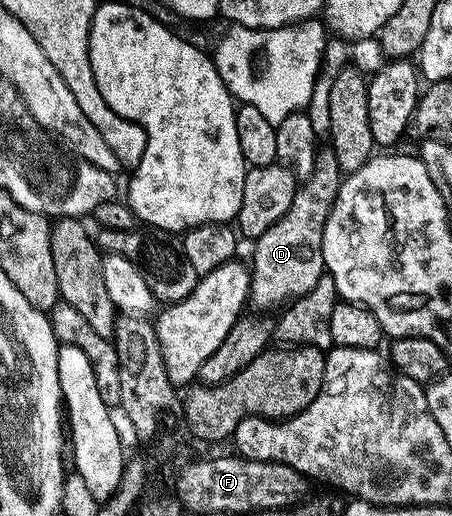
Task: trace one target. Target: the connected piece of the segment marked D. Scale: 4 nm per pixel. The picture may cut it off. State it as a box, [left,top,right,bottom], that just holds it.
[250,147,342,306]

